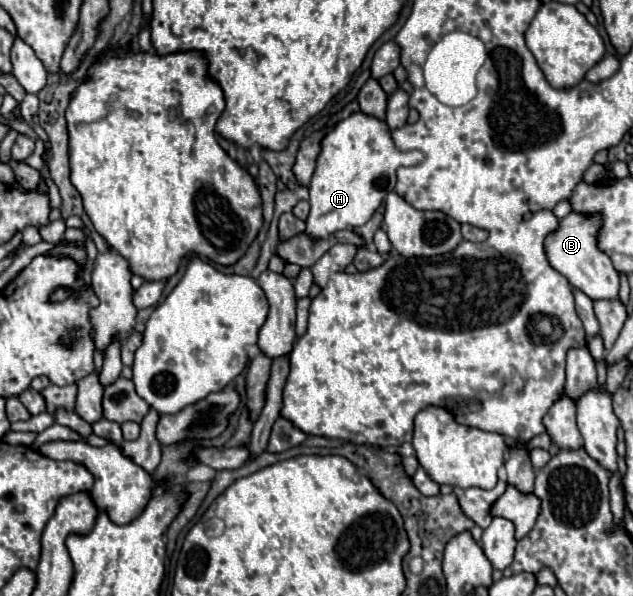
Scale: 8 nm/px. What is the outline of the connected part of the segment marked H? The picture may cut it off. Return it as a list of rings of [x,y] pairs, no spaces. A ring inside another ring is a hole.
[[[355,112],[337,124],[333,132],[323,138],[323,148],[317,158],[317,168],[309,184],[311,212],[305,220],[305,234],[311,238],[331,236],[337,230],[357,228],[365,224],[385,198],[385,190],[375,186],[377,180],[387,180],[387,188],[395,184],[395,170],[399,166],[415,166],[419,152],[399,152],[389,140],[389,128],[385,122]]]

